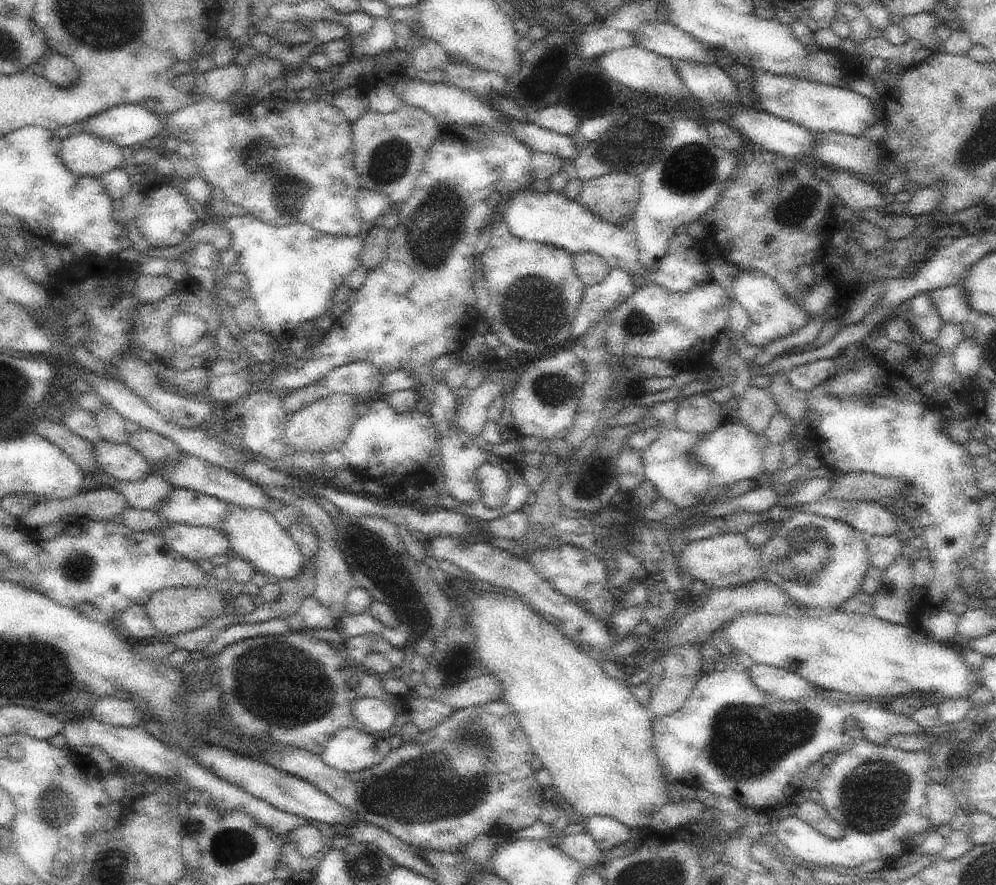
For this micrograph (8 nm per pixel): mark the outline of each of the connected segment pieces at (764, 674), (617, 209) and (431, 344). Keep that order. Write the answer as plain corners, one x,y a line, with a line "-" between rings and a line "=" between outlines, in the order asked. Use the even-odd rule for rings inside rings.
755,663
748,670
756,688
780,700
801,701
818,689
804,677
774,665
=
612,171
602,176
583,182
583,189
576,200
587,208
592,214
601,219
619,225
632,221
635,208
641,195
641,184
639,176
626,171
=
472,125
442,128
439,139
428,149
414,194
402,204
400,224
391,234
387,258
379,267
369,270
364,286
356,292
355,303
334,320
324,340
314,344
312,358
308,358
306,366
282,374
276,380
276,386
301,389
323,382
336,367
368,361
385,376
396,369
410,369
421,380
423,399
432,404
436,398
435,360
447,354
464,354
480,316
476,303
477,276
472,260
478,250
480,230
492,222
494,208
503,207
516,191
531,184
532,155
533,152
513,136
507,125
501,125
496,132
486,132

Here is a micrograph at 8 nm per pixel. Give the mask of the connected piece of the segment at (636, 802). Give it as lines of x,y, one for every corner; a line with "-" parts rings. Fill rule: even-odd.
470,582
468,592
472,592
474,596
466,596
466,602
472,602
472,614
469,618
472,621
474,632
477,638
477,645
479,648
479,655
481,661
487,666
490,673
494,673
503,682
505,695
502,700
508,703
513,711
516,713
528,740
530,741
532,750
542,760
544,768
548,768
551,777
553,778
553,786
565,798
566,802
576,812
578,819
581,821
588,821
592,816
603,816
615,818
618,822
625,824
629,829
650,828
653,819
653,814
666,806
675,798
675,792
667,782
664,776
663,768
660,766
661,762
657,758
654,750
654,733
653,733
653,717
654,714
648,708
642,706
635,699
635,696
630,690
630,685
614,677
610,677
602,669
602,664
598,663
593,654
588,654
582,651
579,644
571,641
566,634
564,634
561,627
552,625
544,619
544,615
537,611
532,605
529,607
522,602
522,597
505,596
501,593
480,592
473,587

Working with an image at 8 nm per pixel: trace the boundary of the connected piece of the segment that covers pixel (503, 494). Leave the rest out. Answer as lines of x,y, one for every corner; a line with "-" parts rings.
484,463
478,471
479,489
486,506
498,509
506,504
511,485
508,475
500,465

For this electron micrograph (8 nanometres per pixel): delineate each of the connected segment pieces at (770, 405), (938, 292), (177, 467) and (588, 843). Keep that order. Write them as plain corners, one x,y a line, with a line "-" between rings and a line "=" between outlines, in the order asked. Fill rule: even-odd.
748,385
728,419
744,423
753,430
753,433
761,435
778,409
768,387
=
961,282
957,285
931,290
928,294
939,310
940,318
944,323
961,325
973,319
974,313
965,298
=
182,453
178,458
166,457
159,465
151,465
151,472
169,481
173,487
187,488
196,492
200,491
216,497
228,505
232,503
246,508
270,508
272,499
267,492
262,490
261,486
258,486
258,484
253,483
246,477
237,475
218,465
210,464
203,458
190,453
=
586,830
576,834
560,836
556,841
570,858
577,860
587,869
599,864
604,853
597,845
596,839

